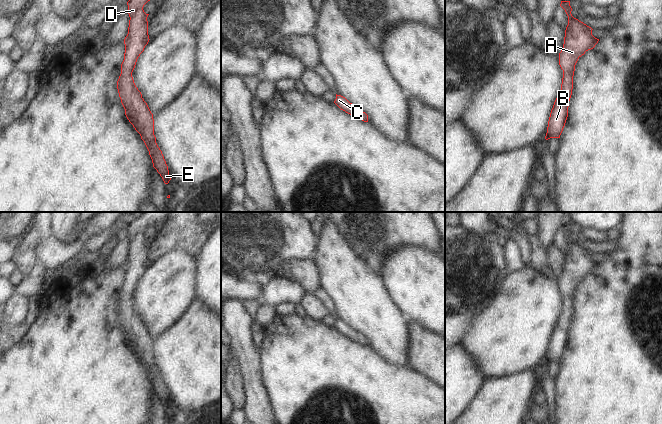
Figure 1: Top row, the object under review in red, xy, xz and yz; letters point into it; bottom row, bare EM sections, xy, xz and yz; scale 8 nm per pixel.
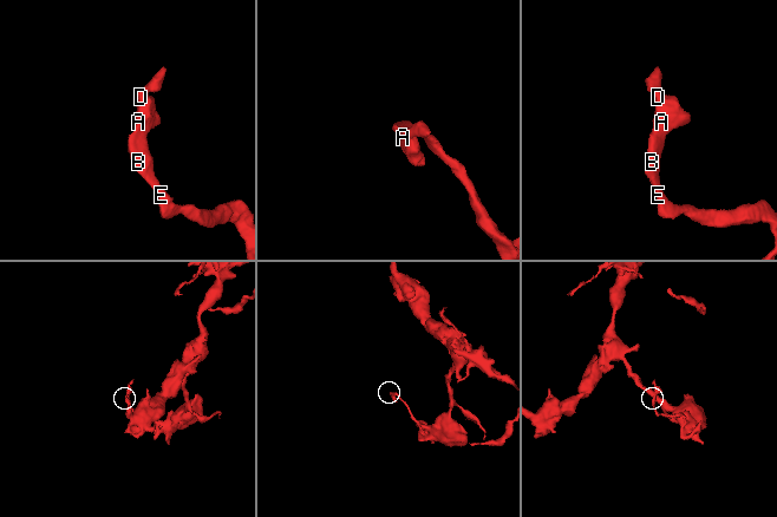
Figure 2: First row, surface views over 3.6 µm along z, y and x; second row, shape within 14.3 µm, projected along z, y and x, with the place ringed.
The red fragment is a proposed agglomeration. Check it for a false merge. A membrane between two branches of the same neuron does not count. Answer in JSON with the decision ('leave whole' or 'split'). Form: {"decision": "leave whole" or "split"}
{"decision": "leave whole"}

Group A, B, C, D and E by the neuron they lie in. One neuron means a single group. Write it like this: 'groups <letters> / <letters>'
groups A B C D E

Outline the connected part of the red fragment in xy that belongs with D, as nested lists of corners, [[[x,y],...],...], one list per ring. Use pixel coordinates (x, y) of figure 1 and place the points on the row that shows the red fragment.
[[[129,0],[127,2],[130,20],[128,34],[124,39],[125,53],[121,64],[121,74],[117,81],[117,89],[127,119],[144,141],[153,167],[160,174],[164,183],[168,184],[171,177],[162,151],[156,143],[153,114],[132,77],[137,59],[150,40],[147,21],[149,14],[143,10],[148,1],[150,0]]]

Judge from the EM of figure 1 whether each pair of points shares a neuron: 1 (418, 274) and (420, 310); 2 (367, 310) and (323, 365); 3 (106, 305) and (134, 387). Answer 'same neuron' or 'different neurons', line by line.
1: same neuron
2: different neurons
3: same neuron

